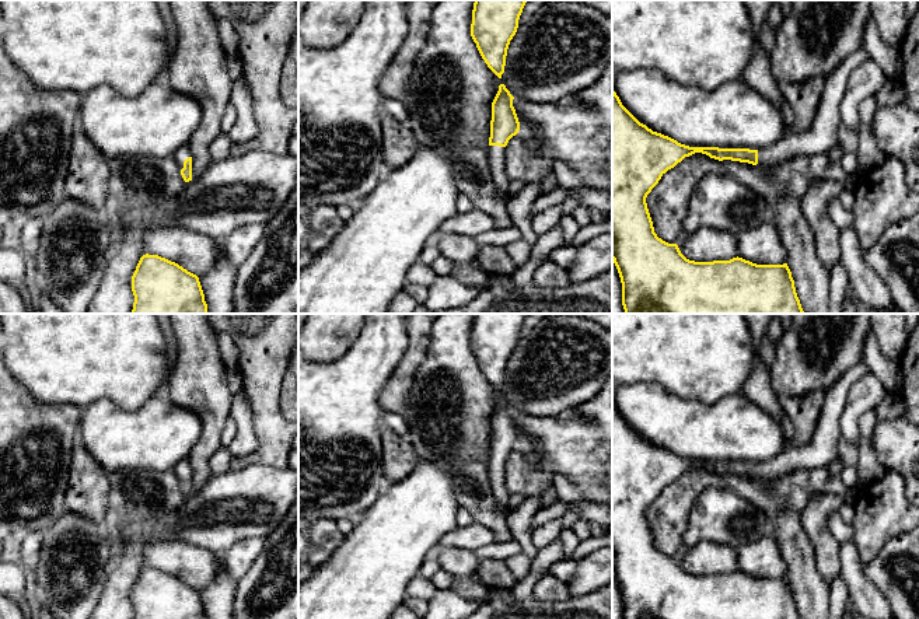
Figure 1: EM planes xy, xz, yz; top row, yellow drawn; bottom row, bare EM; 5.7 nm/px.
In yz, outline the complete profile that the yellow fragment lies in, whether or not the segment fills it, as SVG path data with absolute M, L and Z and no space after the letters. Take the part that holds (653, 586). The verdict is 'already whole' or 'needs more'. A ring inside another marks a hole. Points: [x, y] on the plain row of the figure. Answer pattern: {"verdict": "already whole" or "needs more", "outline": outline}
{"verdict": "needs more", "outline": "M859 363L825 394L815 433L806 445L787 445L780 454L761 464L681 458L640 437L612 403L612 574L622 597L622 619L801 619L787 577L756 578L738 570L713 576L686 573L677 557L668 557L654 546L646 511L668 483L695 466L719 475L758 478L762 482L797 469L829 466L838 458L839 420L848 392L867 373L869 367Z"}

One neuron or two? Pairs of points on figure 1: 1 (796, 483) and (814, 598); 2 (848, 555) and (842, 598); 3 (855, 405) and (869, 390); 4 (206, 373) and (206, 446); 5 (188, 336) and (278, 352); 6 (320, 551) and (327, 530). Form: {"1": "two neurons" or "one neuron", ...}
{"1": "one neuron", "2": "two neurons", "3": "one neuron", "4": "one neuron", "5": "two neurons", "6": "one neuron"}

